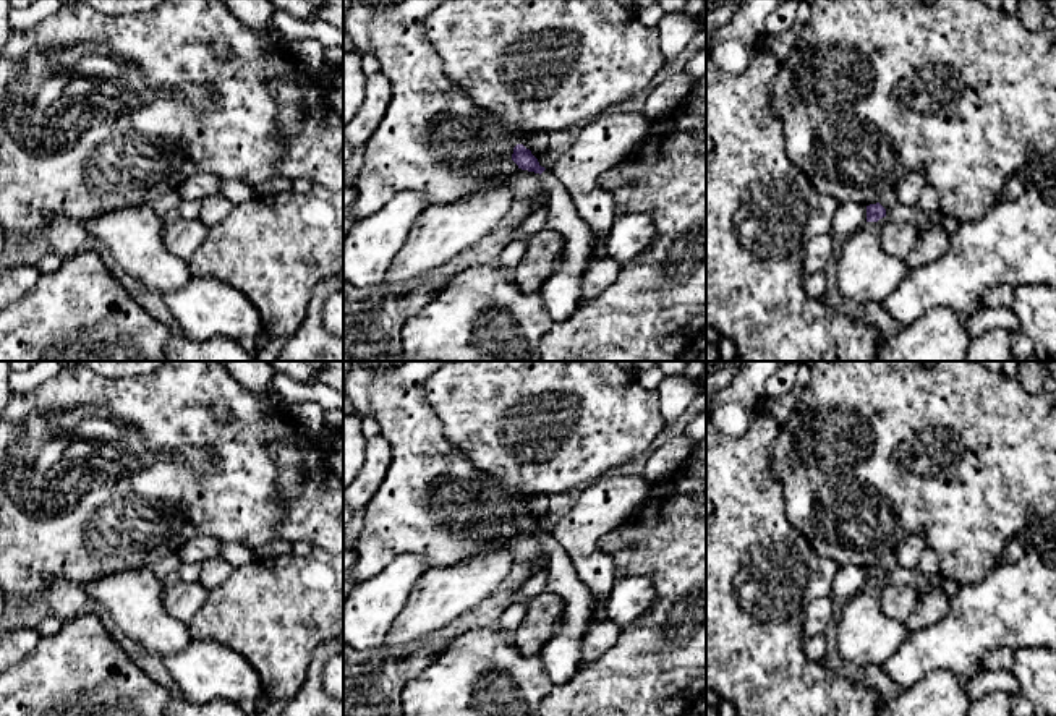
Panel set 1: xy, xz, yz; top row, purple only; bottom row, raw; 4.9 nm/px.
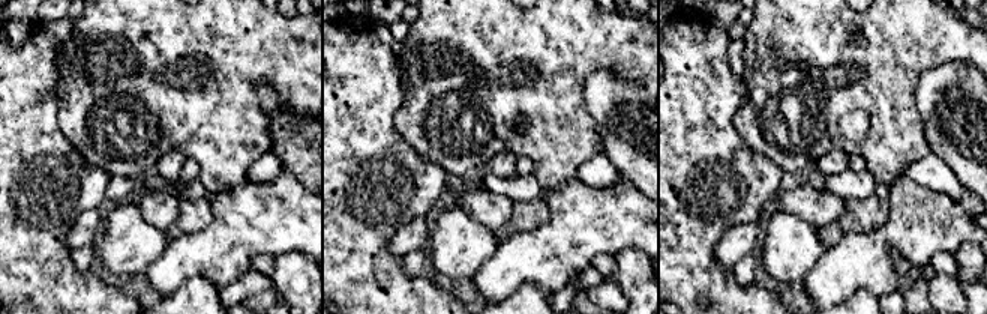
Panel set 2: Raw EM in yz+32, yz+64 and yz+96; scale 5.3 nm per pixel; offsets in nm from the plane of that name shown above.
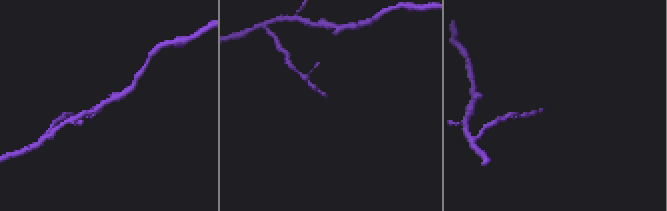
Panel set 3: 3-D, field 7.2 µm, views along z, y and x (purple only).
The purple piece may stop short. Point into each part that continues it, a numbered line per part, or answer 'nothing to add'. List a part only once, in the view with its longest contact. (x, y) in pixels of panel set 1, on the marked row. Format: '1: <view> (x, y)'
1: xz (561, 290)

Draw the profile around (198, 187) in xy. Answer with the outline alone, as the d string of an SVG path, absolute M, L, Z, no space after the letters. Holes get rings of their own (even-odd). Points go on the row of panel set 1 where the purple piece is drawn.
M196 173L178 185L177 191L181 201L201 201L211 194L217 194L222 180L212 173Z

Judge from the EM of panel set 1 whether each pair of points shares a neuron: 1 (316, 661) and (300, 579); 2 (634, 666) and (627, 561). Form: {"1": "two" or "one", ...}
{"1": "two", "2": "one"}

